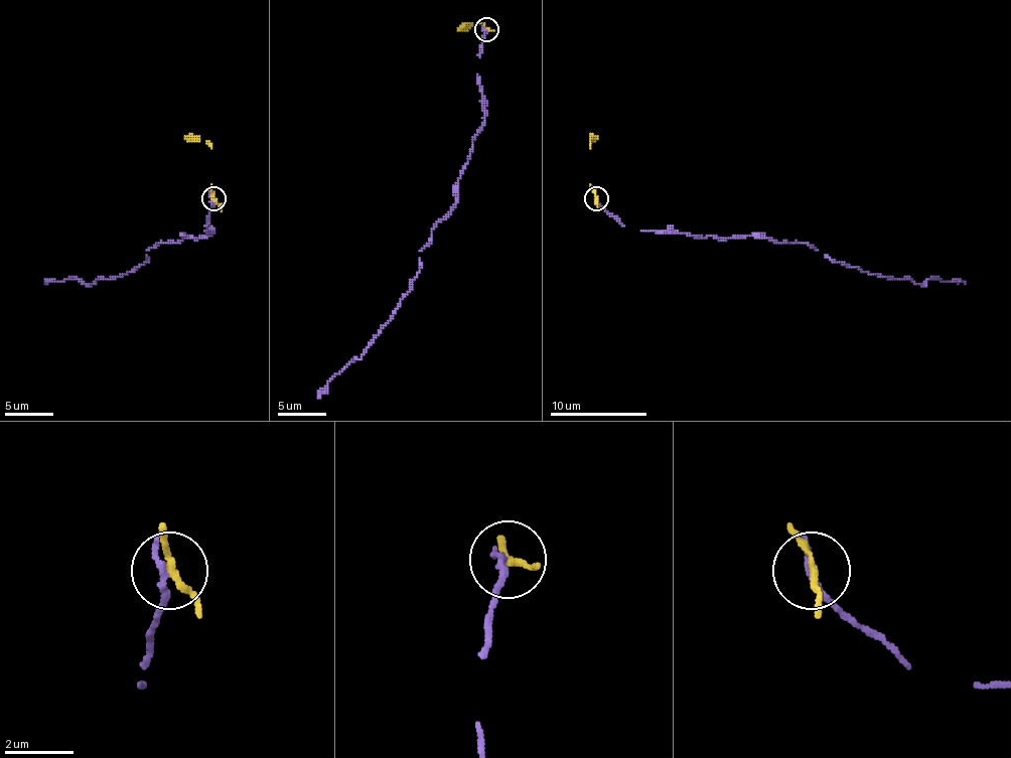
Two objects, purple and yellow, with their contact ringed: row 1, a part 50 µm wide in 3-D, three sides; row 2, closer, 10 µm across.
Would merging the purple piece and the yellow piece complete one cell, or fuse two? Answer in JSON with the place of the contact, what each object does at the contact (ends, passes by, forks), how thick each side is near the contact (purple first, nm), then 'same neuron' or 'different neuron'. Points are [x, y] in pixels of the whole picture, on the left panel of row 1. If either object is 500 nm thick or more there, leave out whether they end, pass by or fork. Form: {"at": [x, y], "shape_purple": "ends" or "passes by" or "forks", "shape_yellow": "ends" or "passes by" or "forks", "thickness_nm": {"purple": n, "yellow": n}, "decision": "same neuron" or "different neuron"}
{"at": [213, 198], "shape_purple": "ends", "shape_yellow": "passes by", "thickness_nm": {"purple": 200, "yellow": 190}, "decision": "different neuron"}

